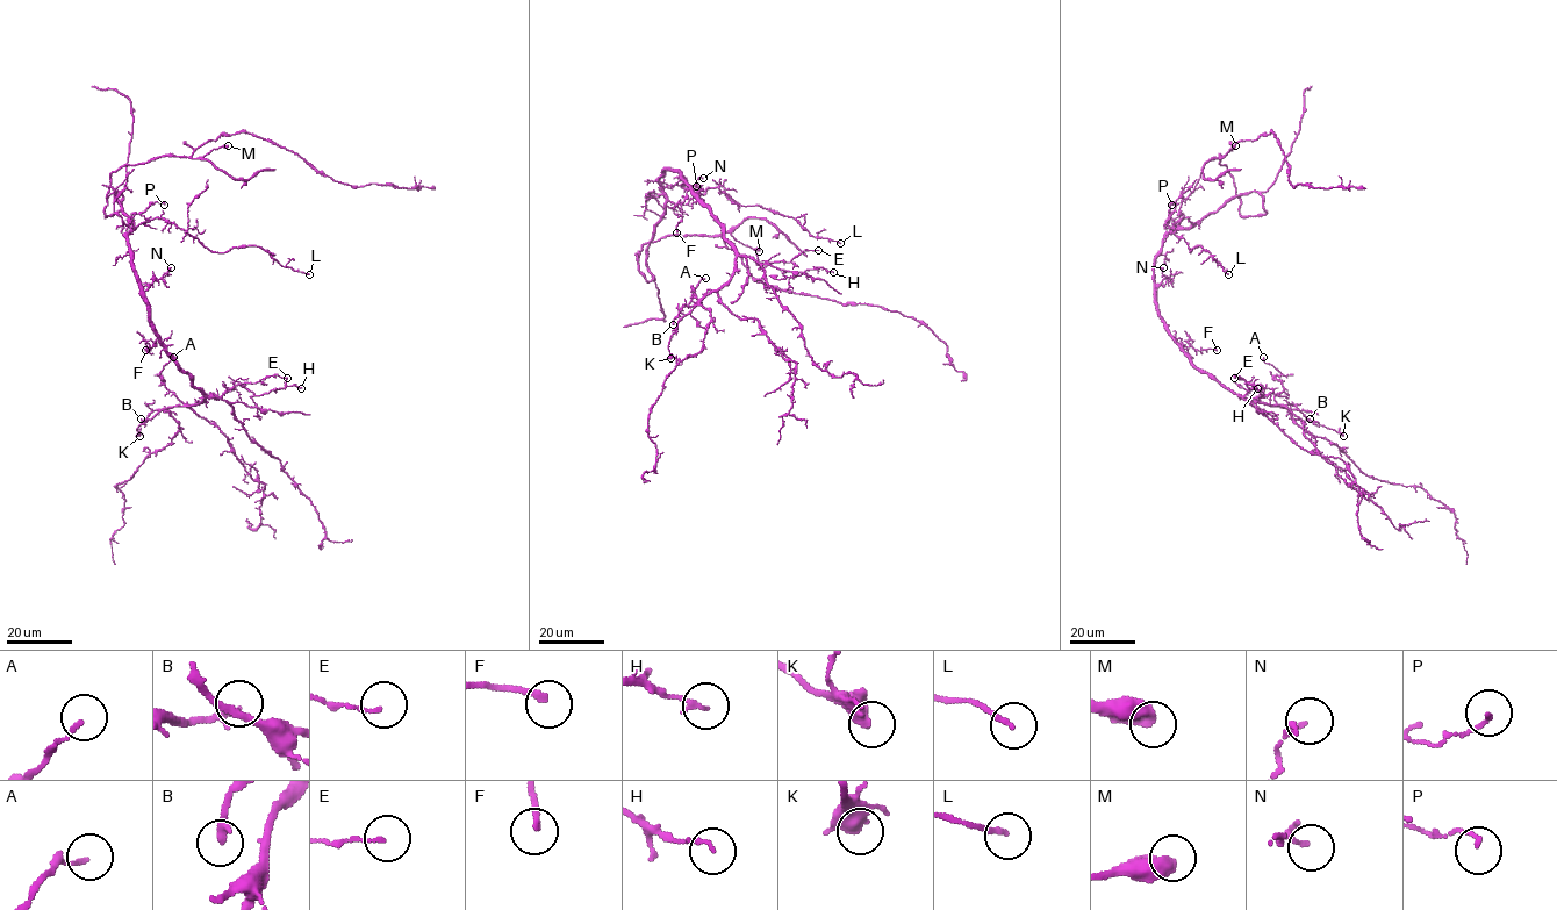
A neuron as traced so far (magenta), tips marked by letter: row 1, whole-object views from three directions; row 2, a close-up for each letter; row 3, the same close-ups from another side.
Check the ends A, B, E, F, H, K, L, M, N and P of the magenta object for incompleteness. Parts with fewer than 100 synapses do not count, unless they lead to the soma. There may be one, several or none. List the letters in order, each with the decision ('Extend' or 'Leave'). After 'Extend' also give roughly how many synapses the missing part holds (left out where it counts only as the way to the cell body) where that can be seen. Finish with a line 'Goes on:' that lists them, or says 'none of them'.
A: Leave
B: Leave
E: Leave
F: Leave
H: Leave
K: Leave
L: Leave
M: Leave
N: Leave
P: Leave
Goes on: none of them

